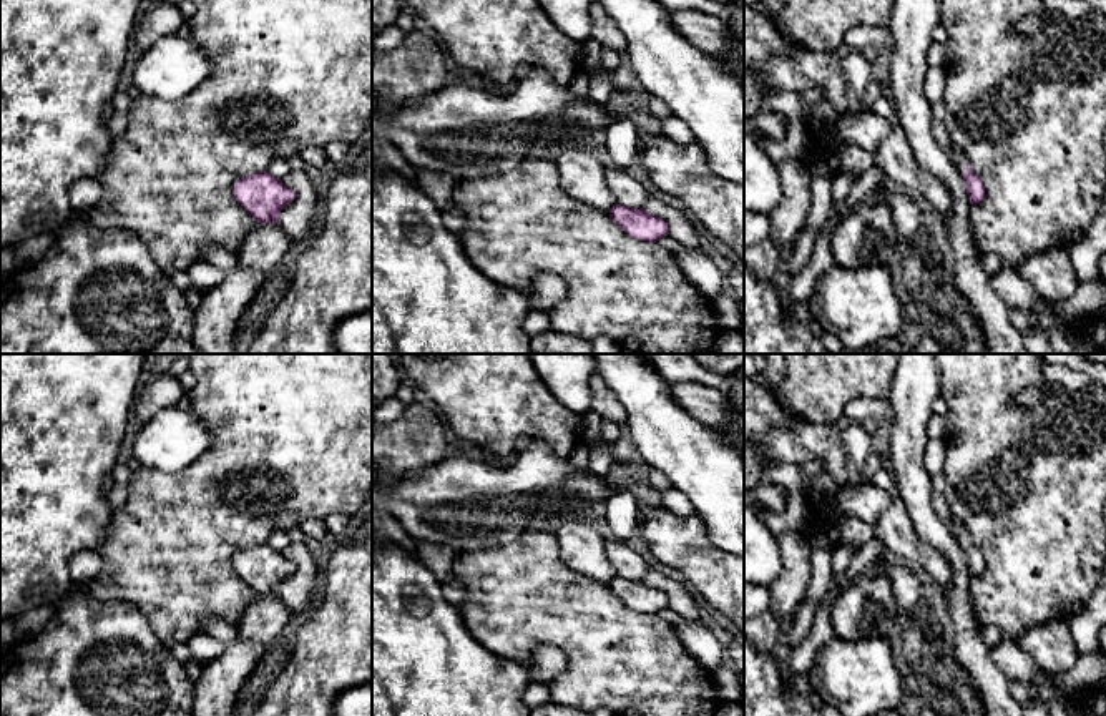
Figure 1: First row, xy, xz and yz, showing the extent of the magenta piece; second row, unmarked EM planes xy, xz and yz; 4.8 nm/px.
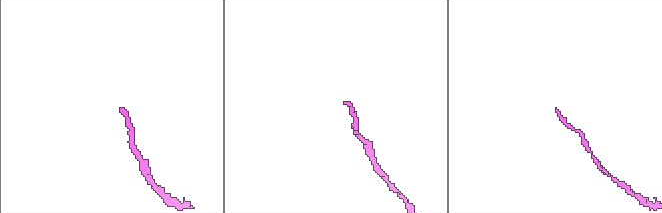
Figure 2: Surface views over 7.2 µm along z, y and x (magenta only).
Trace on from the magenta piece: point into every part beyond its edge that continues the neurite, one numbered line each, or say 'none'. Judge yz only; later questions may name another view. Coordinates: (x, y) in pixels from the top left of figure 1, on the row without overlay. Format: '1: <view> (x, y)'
1: yz (939, 485)

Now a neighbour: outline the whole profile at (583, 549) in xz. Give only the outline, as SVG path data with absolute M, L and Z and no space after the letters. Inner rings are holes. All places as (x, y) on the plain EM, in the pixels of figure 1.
M581 517L566 518L556 533L560 557L576 573L609 583L616 576L606 557L606 538Z

